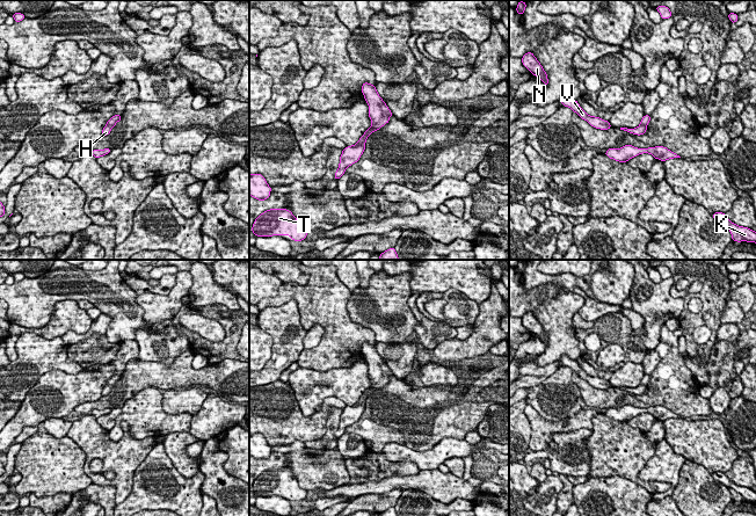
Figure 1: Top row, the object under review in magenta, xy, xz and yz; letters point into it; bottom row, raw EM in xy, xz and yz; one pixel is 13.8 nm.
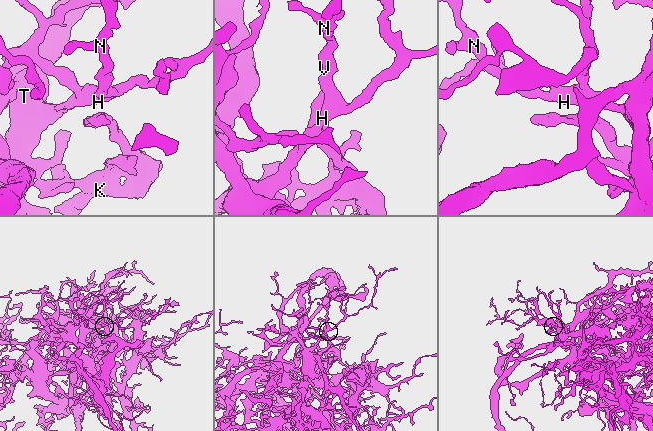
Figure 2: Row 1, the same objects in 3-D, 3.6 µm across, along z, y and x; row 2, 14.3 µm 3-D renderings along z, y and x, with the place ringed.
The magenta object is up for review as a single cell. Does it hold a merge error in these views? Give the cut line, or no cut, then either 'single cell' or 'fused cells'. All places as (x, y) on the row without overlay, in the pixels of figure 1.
no cut | single cell

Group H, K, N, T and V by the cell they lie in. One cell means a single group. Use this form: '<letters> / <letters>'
H K N T V

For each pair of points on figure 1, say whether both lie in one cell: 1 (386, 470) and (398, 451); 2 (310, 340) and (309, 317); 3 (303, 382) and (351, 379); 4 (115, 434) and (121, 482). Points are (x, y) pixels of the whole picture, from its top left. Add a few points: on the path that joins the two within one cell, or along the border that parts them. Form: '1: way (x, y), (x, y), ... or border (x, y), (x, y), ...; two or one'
1: border (401, 462), (411, 459), (420, 470); two
2: border (321, 325), (324, 334), (320, 341), (305, 350); two
3: way (314, 380), (340, 380); one
4: border (108, 431), (117, 441), (125, 421), (143, 438); two

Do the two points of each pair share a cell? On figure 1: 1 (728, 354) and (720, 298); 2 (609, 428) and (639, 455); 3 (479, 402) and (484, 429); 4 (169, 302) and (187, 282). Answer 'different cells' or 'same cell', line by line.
1: different cells
2: same cell
3: different cells
4: same cell

